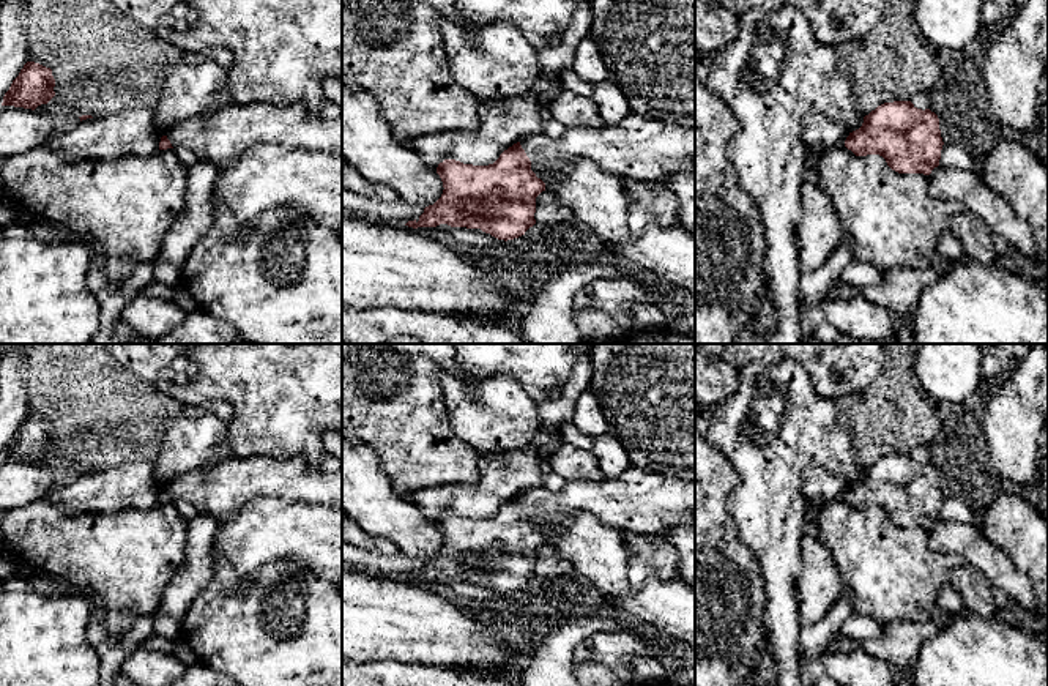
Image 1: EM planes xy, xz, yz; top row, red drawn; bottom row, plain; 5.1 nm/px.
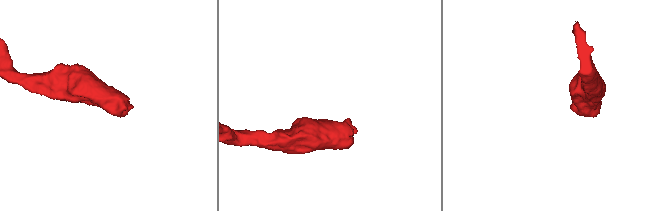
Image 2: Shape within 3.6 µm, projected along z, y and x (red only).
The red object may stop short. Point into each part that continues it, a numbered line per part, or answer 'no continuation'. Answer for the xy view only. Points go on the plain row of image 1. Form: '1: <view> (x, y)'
1: xy (219, 492)

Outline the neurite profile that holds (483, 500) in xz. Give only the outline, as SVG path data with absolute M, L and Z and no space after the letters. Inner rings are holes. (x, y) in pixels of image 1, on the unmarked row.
M539 429L525 449L481 457L476 484L432 486L403 498L419 508L426 522L435 525L444 513L473 519L493 517L514 497L544 486L550 467L548 456L541 448L548 443L563 443L559 429Z

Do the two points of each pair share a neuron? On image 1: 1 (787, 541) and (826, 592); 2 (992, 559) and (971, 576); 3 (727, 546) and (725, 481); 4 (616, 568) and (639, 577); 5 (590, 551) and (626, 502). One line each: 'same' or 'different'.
1: different
2: different
3: same
4: different
5: different

